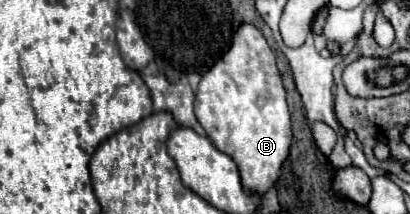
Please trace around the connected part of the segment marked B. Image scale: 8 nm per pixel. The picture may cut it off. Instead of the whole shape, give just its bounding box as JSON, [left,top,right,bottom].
[194,24,292,196]

